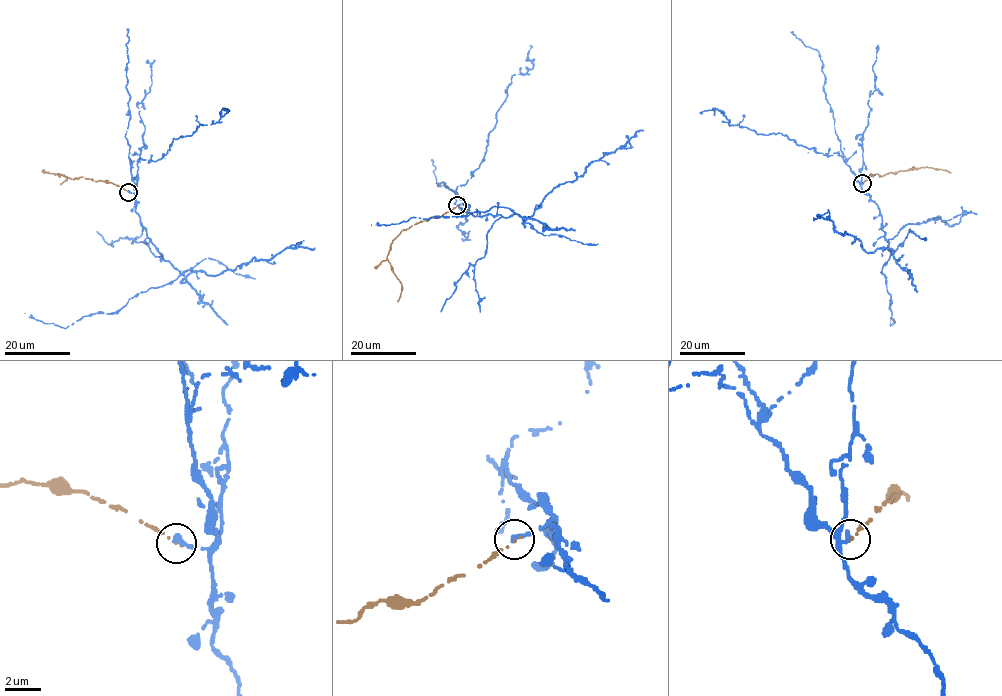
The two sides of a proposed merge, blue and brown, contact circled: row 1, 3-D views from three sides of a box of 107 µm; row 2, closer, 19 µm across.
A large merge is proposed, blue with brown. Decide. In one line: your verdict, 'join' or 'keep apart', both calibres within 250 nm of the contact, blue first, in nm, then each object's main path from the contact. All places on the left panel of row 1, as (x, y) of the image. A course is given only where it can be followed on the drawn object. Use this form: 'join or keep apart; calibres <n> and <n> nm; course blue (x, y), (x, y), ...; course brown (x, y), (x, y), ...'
keep apart; calibres 340 and 140 nm; course blue (128, 192), (147, 237), (180, 275), (114, 312), (83, 316), (65, 328), (25, 313); course brown (128, 192), (112, 183), (82, 176), (71, 179), (55, 173), (67, 178), (60, 184)

